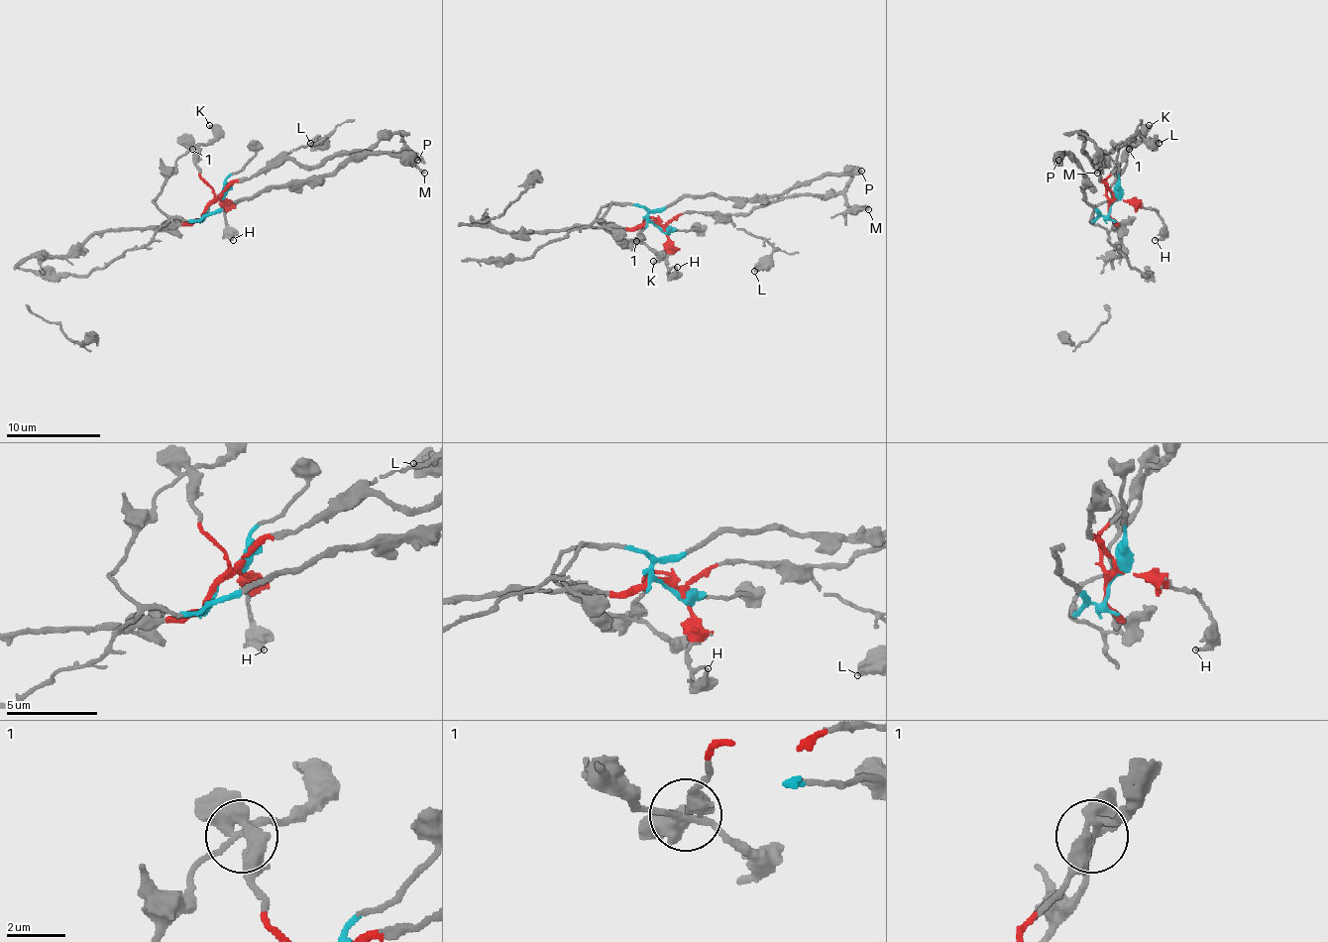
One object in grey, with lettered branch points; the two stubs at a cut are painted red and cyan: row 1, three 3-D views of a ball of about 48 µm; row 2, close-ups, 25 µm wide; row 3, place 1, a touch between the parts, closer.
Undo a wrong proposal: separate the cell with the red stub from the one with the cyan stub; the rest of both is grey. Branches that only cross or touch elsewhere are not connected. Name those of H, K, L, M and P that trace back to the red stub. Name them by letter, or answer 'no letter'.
H, L, M

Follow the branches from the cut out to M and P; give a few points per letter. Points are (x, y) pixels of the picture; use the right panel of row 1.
M: (1110, 205), (1112, 190), (1103, 181), (1103, 160), (1095, 168), (1084, 151), (1081, 134), (1095, 149), (1098, 172)
P: (1112, 205), (1103, 216), (1084, 197), (1084, 172), (1065, 153), (1057, 160)

